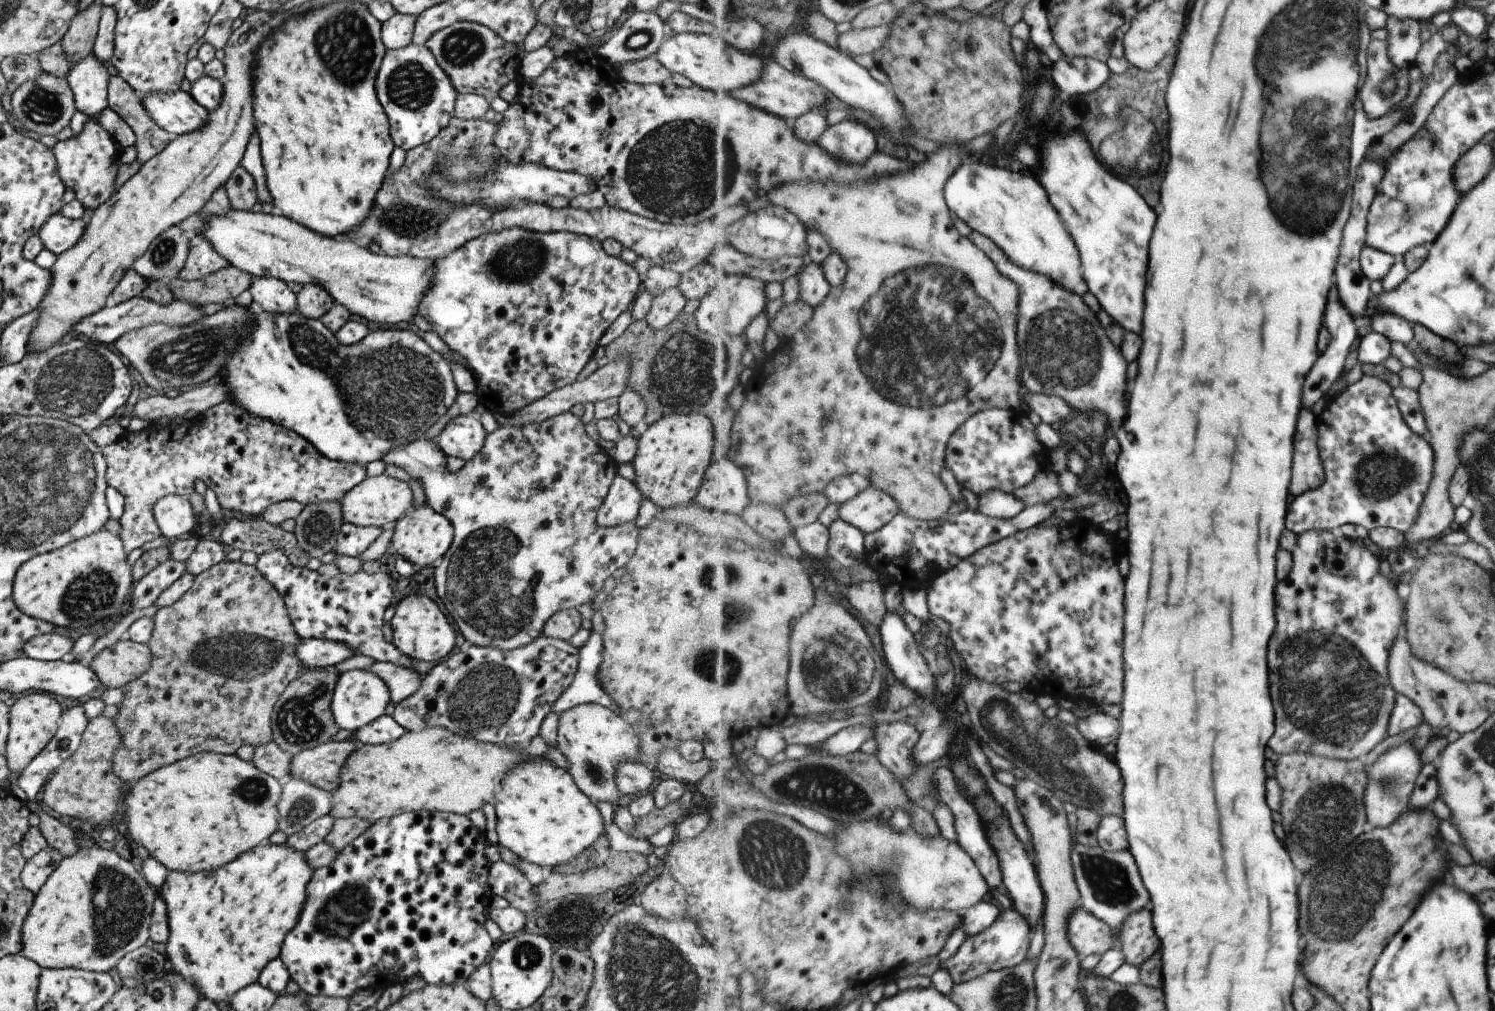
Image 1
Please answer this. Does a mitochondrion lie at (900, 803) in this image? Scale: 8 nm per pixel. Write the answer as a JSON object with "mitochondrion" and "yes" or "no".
{"mitochondrion":"no"}

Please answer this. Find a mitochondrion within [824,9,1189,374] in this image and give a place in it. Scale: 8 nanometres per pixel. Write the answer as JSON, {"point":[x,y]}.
{"point":[1140,122]}

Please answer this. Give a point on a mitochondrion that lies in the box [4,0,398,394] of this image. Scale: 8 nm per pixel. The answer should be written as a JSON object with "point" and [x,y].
{"point":[343,42]}

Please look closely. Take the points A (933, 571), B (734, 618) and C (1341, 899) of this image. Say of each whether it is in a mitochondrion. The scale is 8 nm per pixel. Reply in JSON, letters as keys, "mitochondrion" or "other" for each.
{"A":"other","B":"mitochondrion","C":"mitochondrion"}

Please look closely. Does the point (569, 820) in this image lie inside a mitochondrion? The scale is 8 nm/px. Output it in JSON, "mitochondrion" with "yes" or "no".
{"mitochondrion":"no"}

